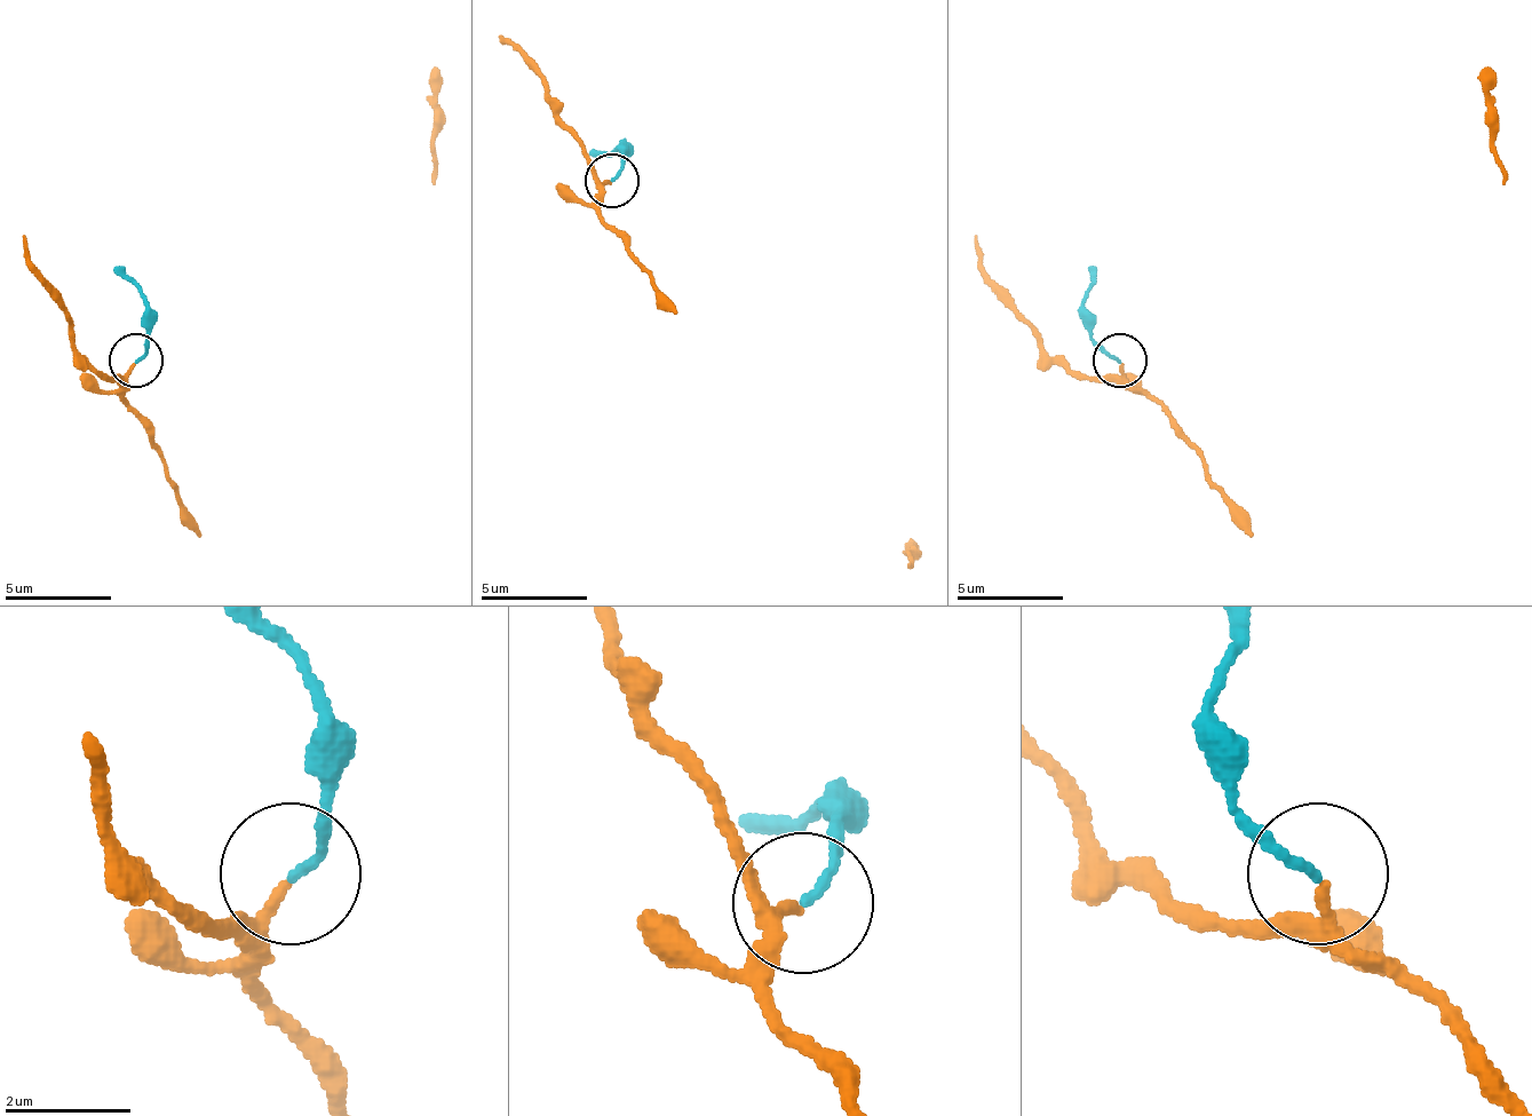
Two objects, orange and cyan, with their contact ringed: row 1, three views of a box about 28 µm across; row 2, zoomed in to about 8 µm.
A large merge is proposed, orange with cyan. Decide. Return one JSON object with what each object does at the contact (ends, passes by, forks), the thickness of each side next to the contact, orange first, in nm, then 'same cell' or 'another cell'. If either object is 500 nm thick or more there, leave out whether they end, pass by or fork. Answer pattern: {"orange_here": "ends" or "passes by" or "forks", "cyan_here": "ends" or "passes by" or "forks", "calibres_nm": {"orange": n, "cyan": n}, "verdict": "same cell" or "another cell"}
{"orange_here": "ends", "cyan_here": "ends", "calibres_nm": {"orange": 180, "cyan": 140}, "verdict": "same cell"}

